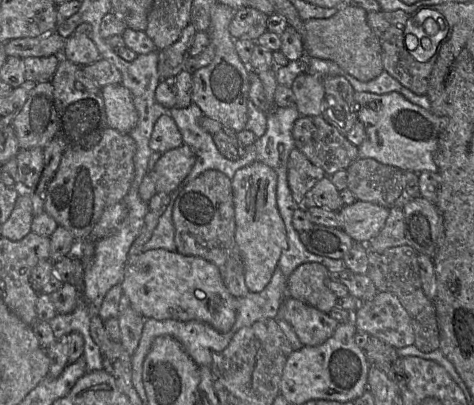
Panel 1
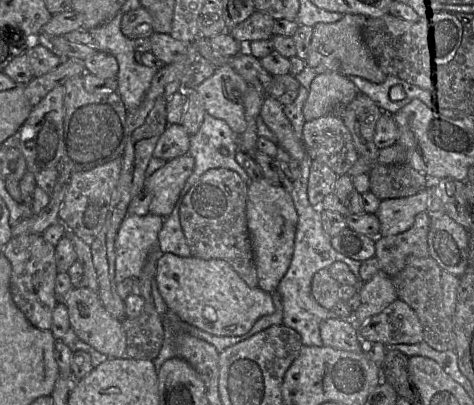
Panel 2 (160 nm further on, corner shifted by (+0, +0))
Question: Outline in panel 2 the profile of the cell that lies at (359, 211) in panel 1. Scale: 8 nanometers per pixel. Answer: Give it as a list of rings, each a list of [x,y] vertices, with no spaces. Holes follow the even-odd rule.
[[[426,185],[425,189],[415,195],[382,200],[375,213],[380,222],[379,235],[386,237],[410,229],[416,215],[427,211],[428,197],[428,185]]]

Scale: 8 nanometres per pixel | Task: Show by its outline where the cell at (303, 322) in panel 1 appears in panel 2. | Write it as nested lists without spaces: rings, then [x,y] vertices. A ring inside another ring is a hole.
[[[328,319],[320,325],[320,337],[324,346],[338,350],[360,353],[363,343],[358,329],[345,319]]]

